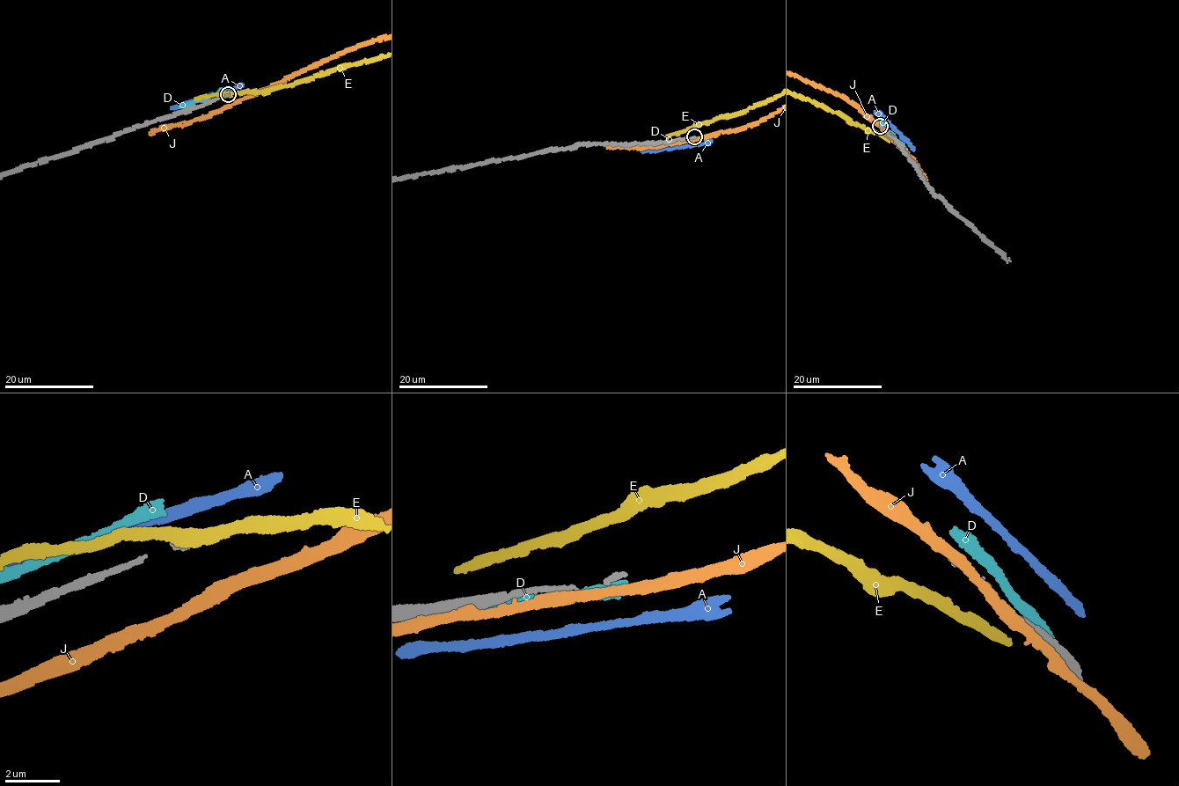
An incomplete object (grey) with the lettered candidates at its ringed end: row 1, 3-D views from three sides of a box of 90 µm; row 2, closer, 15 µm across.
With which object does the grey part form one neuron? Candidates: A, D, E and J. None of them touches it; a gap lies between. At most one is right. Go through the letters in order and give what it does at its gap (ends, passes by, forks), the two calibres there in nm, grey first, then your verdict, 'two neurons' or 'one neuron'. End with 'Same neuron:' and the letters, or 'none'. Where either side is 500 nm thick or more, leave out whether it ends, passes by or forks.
A: it passes by; 220 nm thick on the grey side, 360 nm on the other; two neurons
D: it ends there; 220 nm thick on the grey side, 440 nm on the other; two neurons
E: it passes by; 220 nm thick on the grey side, 400 nm on the other; two neurons
J: it passes by; 220 nm thick on the grey side, 400 nm on the other; two neurons
Same neuron: none

